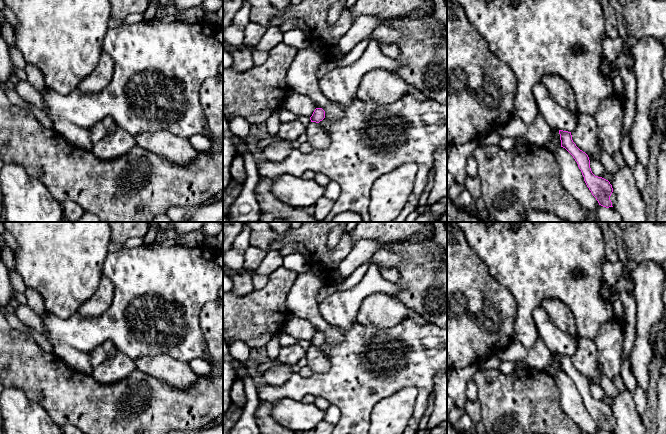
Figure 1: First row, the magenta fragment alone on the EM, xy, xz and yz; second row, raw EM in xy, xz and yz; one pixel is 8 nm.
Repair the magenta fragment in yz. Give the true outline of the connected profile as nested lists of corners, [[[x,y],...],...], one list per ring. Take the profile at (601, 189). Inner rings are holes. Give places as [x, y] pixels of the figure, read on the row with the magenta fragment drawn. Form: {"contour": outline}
{"contour": [[[559,130],[559,134],[561,147],[565,148],[577,162],[587,187],[599,205],[606,208],[613,207],[616,203],[616,195],[610,182],[592,173],[588,155],[573,142],[571,132]]]}

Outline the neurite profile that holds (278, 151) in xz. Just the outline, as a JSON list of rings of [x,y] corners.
[[[280,140],[266,146],[261,152],[271,162],[282,162],[291,154],[293,149],[290,141]]]

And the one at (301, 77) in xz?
[[[313,47],[298,50],[286,76],[286,84],[290,91],[308,96],[317,108],[325,111],[325,119],[336,121],[344,117],[344,108],[329,101],[321,92],[317,70],[325,61],[324,55]]]

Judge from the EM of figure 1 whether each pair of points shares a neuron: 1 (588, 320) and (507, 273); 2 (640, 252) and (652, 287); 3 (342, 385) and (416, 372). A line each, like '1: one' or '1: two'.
1: one
2: two
3: one

